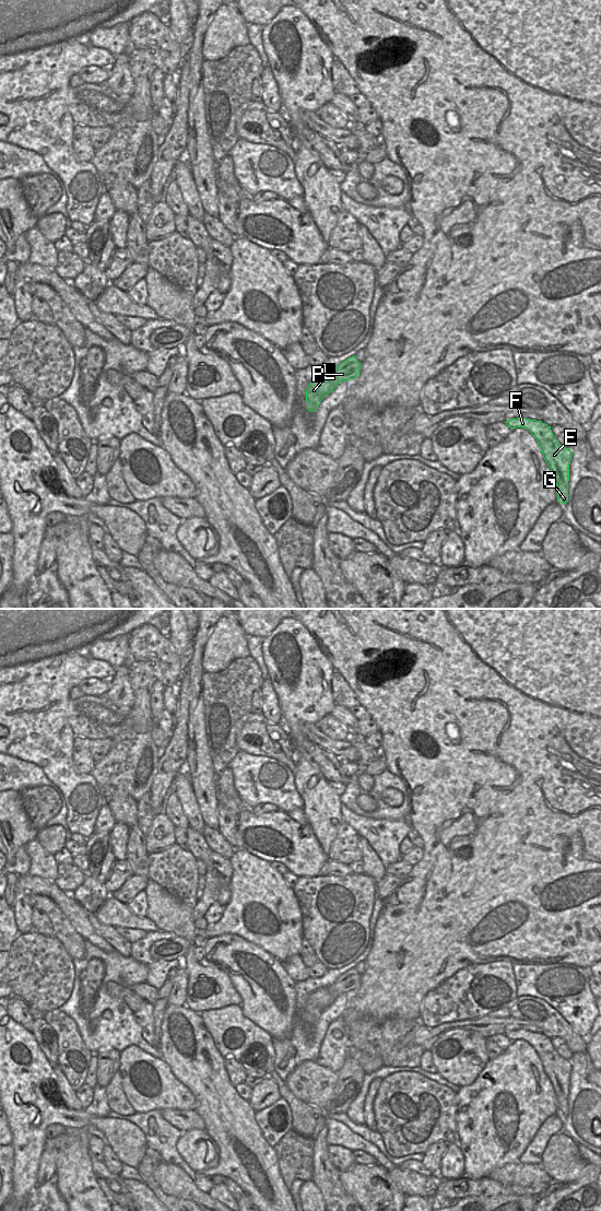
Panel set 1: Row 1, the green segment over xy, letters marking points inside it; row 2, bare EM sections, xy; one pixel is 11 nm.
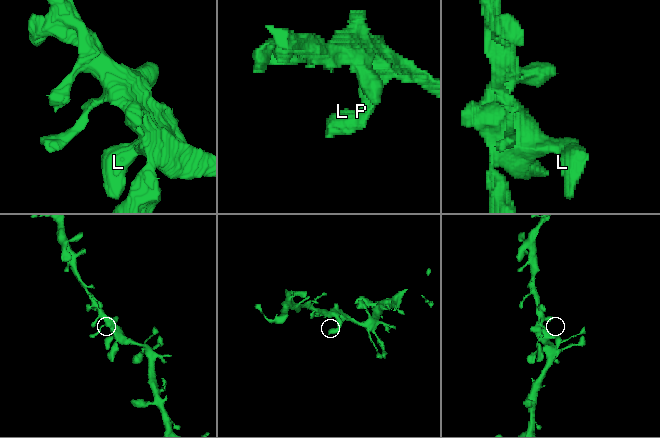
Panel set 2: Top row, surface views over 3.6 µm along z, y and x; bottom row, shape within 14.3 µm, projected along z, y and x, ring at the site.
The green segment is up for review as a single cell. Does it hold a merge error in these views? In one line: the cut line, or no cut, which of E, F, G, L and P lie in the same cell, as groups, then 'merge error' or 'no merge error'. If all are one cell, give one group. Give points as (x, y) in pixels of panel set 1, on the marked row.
cut none; groups E F G L P; no merge error

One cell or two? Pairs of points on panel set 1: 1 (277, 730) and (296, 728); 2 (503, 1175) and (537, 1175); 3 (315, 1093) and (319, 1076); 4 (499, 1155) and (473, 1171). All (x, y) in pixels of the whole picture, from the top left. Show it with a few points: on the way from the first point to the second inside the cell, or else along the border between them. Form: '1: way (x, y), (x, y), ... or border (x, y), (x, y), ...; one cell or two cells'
1: border (282, 724), (294, 743); two cells
2: way (511, 1175), (528, 1175); one cell
3: way (315, 1089), (315, 1084), (319, 1080); one cell
4: way (493, 1155), (488, 1155), (480, 1164); one cell

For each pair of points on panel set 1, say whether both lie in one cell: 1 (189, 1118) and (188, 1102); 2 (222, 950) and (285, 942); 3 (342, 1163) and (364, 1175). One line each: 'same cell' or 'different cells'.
1: different cells
2: different cells
3: different cells

